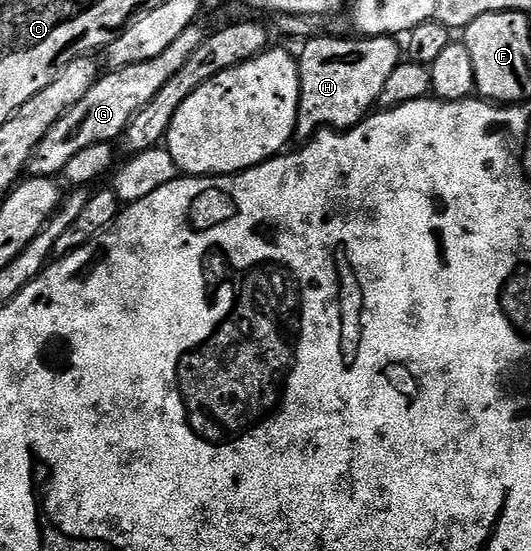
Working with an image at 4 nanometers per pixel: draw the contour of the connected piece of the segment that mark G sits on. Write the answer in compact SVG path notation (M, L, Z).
M195 25L184 29L164 53L157 57L152 57L152 61L140 61L140 65L128 65L110 69L99 74L96 85L88 89L88 94L68 109L48 133L44 133L44 141L36 145L34 155L30 159L28 168L29 174L36 179L52 179L61 176L65 172L68 161L76 157L76 153L81 153L83 149L88 149L88 145L100 145L101 143L114 143L125 136L128 125L134 117L146 105L148 105L180 69L194 56L200 49L200 45L207 38L207 32L201 31L201 26Z

